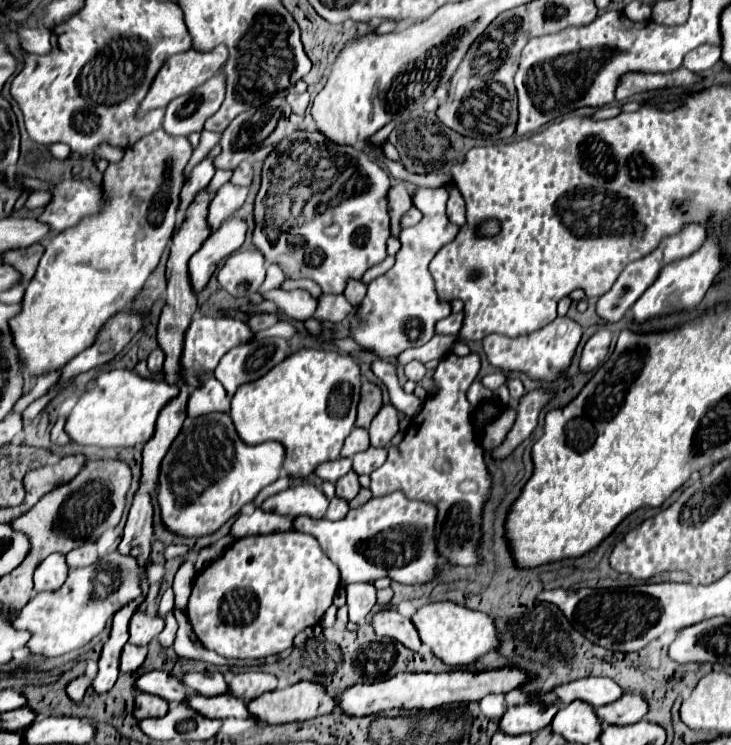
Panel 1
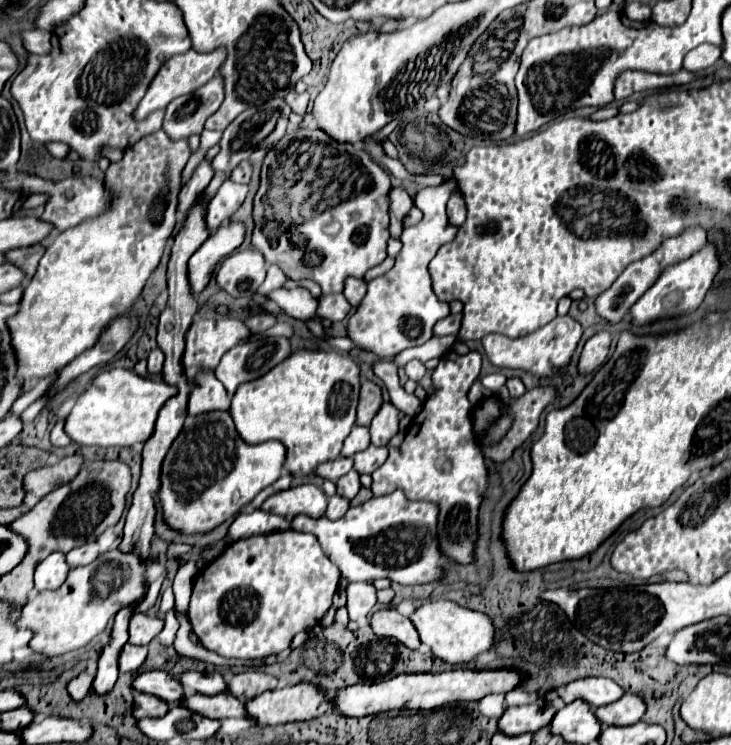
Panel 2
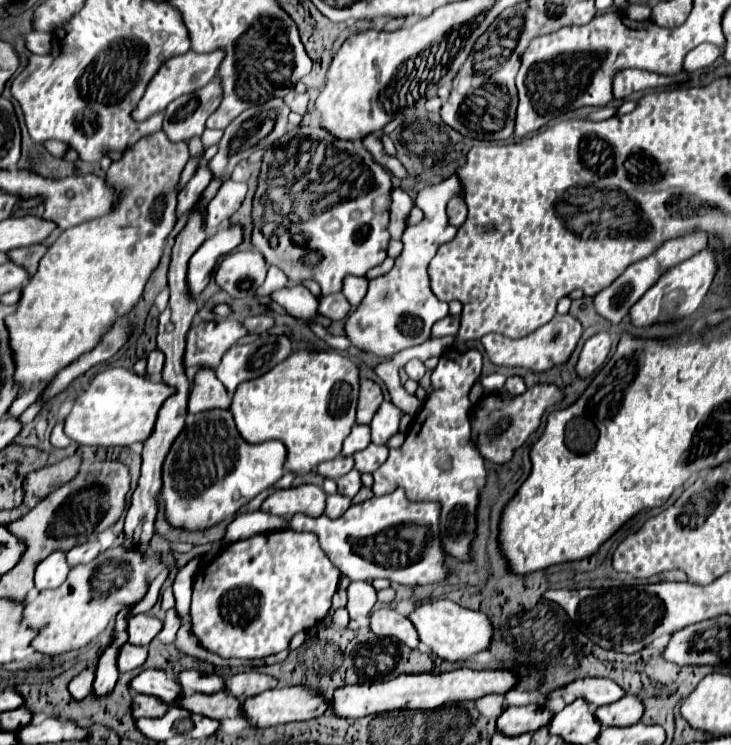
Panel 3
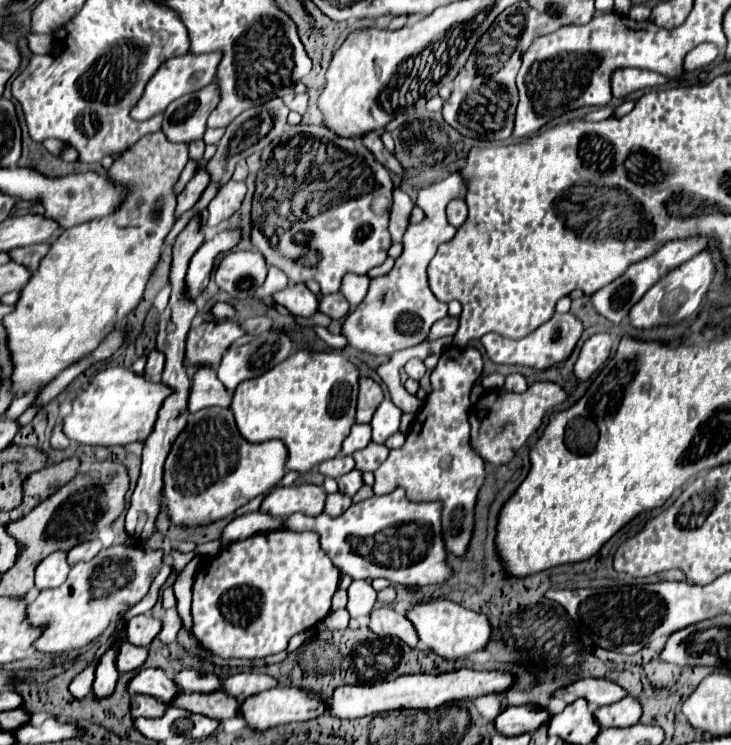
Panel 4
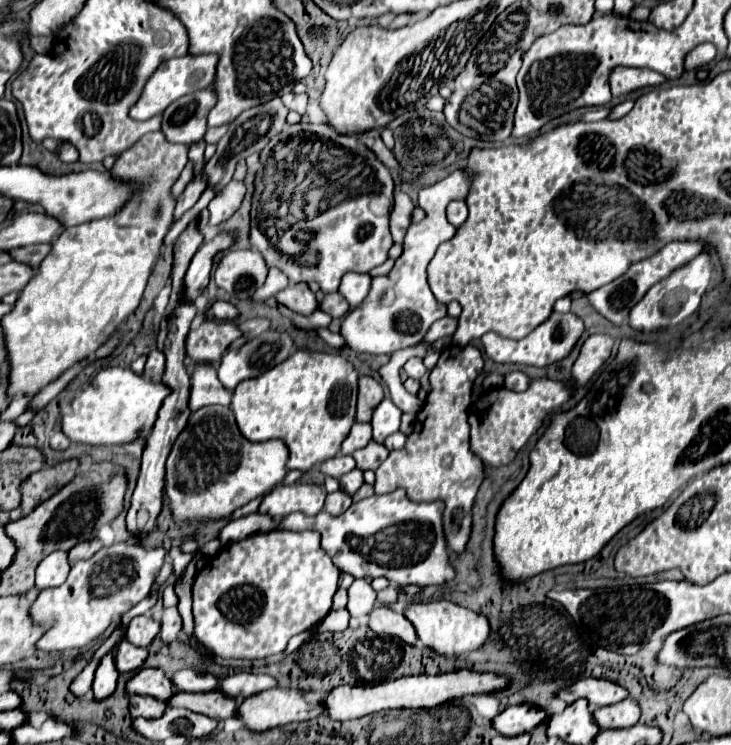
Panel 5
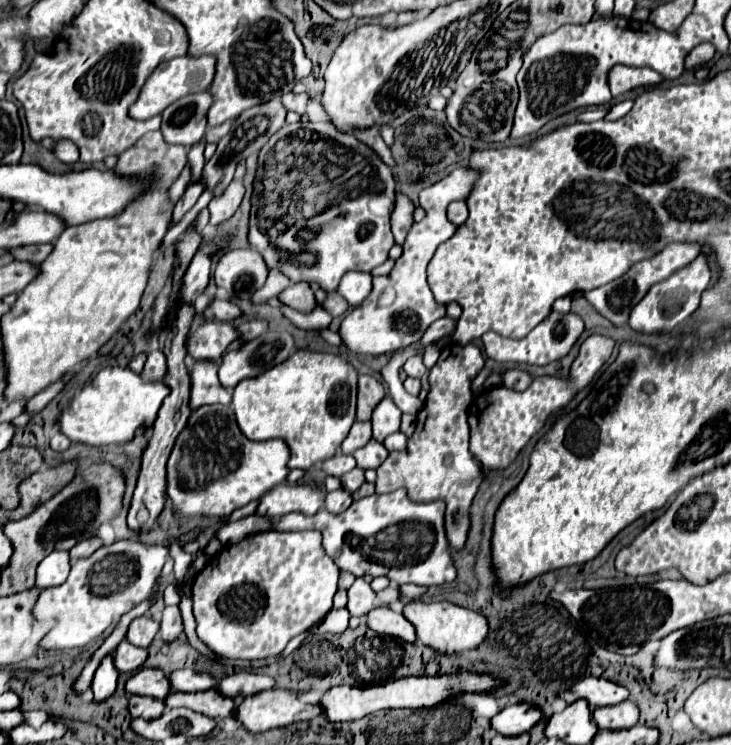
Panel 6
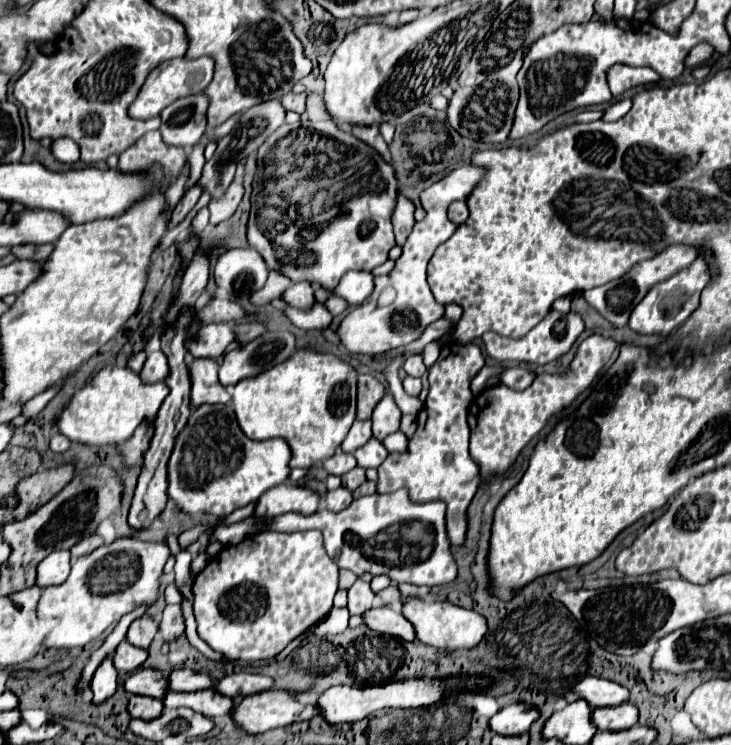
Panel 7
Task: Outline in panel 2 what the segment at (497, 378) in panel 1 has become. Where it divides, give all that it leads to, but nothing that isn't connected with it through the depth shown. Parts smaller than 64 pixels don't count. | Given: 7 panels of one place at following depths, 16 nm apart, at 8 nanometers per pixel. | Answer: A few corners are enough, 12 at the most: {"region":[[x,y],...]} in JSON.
{"region":[[496,372],[481,378],[487,389],[500,389],[506,375]]}

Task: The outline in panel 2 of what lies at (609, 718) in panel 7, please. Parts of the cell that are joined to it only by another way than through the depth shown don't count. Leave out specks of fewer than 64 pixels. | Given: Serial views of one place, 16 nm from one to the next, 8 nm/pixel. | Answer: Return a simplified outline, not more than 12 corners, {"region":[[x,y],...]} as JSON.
{"region":[[624,694],[616,704],[596,708],[606,726],[630,726],[646,714],[638,694]]}

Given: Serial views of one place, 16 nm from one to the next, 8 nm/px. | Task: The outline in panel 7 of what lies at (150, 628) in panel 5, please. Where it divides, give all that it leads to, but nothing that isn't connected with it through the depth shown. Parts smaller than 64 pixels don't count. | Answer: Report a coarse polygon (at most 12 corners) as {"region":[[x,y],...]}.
{"region":[[150,616],[136,618],[126,634],[134,646],[148,648],[158,632]]}

